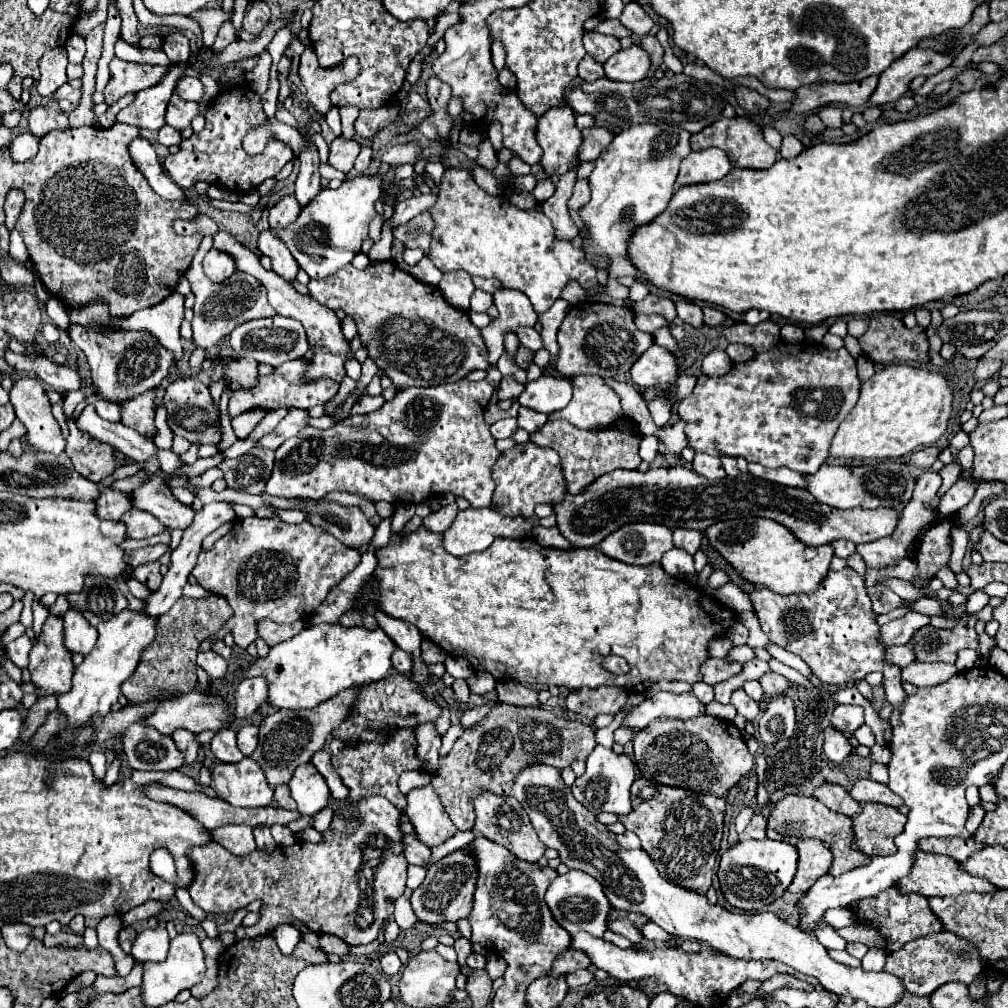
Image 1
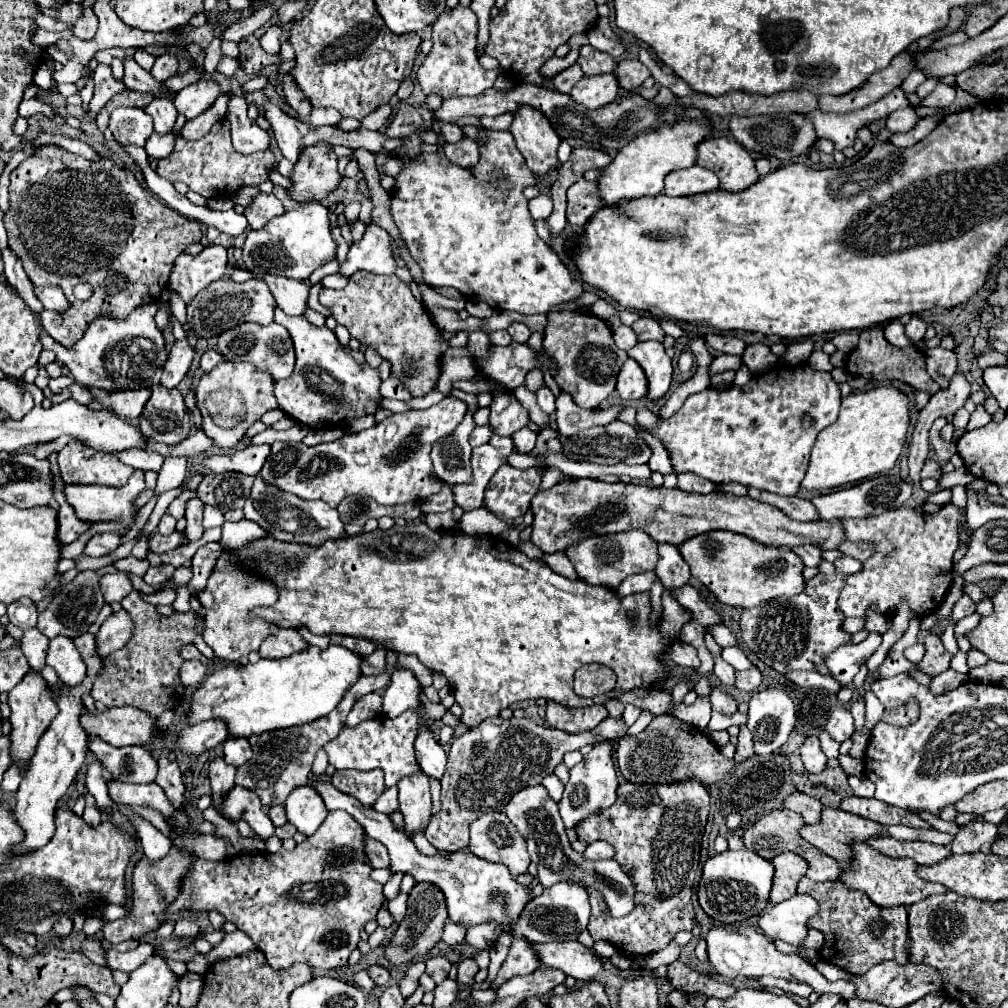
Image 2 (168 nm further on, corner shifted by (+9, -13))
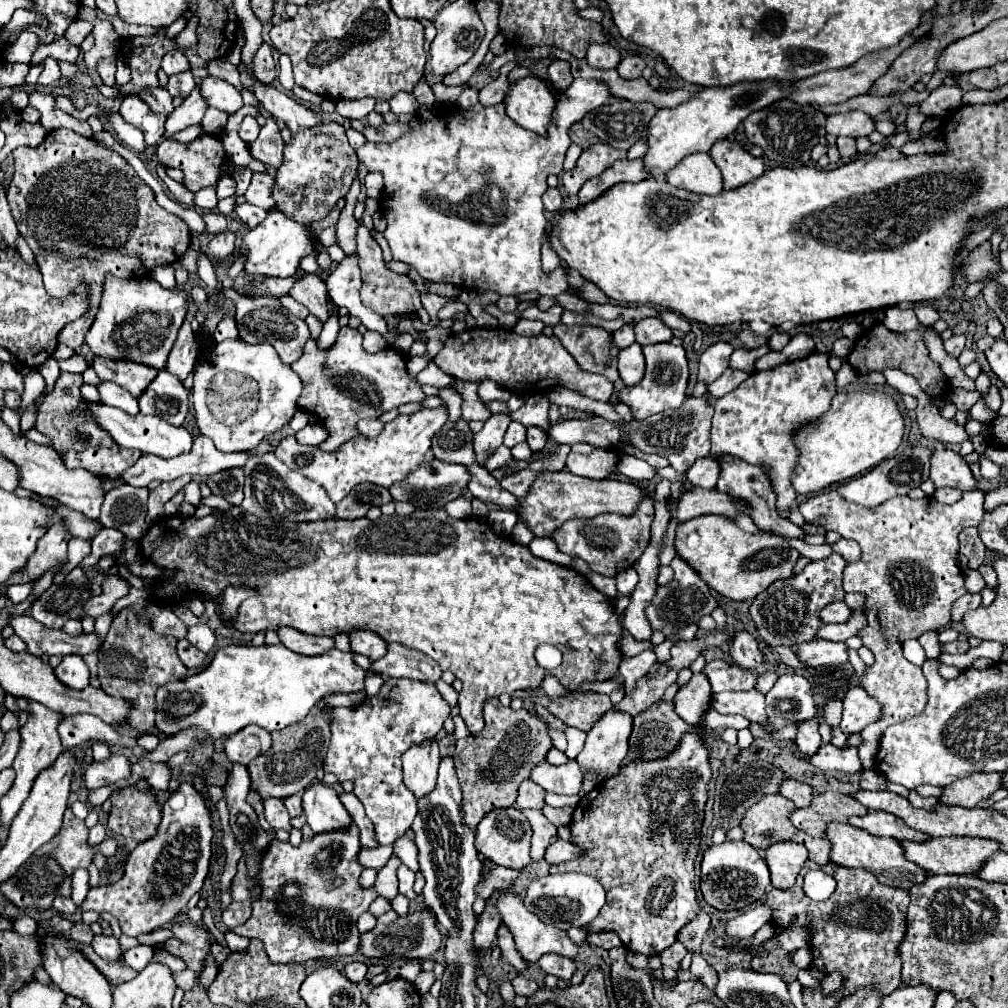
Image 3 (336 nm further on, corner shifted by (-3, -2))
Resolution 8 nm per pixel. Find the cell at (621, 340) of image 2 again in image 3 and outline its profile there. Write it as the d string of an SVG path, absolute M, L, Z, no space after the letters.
M624 325L622 329L614 331L614 341L616 341L616 345L618 345L620 349L630 347L630 345L636 341L636 333L634 333L632 325Z

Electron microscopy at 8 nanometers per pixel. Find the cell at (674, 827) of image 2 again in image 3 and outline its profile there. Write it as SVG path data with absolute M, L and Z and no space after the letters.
M684 735L680 749L660 761L632 761L620 769L612 781L596 787L584 801L580 801L580 811L576 807L574 819L570 823L572 839L578 847L588 853L582 859L566 861L550 867L550 873L580 871L592 875L606 889L606 905L600 909L596 921L586 927L594 931L614 931L622 943L642 955L660 955L666 947L676 941L678 931L698 917L700 905L696 899L696 855L700 845L700 827L704 821L704 805L708 799L708 785L712 779L708 749L696 735Z

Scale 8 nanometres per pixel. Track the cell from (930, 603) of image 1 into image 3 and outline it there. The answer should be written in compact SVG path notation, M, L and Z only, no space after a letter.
M842 601L842 603L830 603L820 611L820 617L824 623L844 623L852 617L852 609Z

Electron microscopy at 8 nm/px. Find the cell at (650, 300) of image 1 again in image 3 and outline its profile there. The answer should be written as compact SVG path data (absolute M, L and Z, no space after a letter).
M646 317L634 325L636 331L636 343L640 345L650 345L650 343L664 343L672 341L672 329L664 325L662 319L658 317Z

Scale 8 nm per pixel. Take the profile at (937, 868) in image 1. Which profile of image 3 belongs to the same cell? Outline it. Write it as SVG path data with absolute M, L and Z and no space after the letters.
M832 823L832 825L828 825L826 837L832 843L832 857L830 857L832 863L848 867L848 869L854 869L854 867L868 869L870 873L876 875L876 879L882 885L898 887L898 889L906 889L908 891L914 885L924 883L930 877L928 871L924 871L920 865L916 865L916 863L906 859L904 847L902 847L902 843L898 839L876 837L876 835L870 835L868 831L864 831L860 827L852 827L852 825L846 825L846 823Z

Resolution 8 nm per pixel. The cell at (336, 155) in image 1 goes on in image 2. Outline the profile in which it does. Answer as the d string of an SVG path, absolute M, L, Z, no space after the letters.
M314 144L312 148L304 148L304 152L300 152L300 162L296 162L294 170L290 172L292 186L288 188L288 196L302 204L326 200L328 194L332 194L342 180L338 174L338 168L336 168L336 160L338 158L330 144Z

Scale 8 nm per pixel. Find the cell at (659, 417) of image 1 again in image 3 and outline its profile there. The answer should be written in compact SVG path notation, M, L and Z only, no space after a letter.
M718 341L714 345L710 345L698 361L698 381L710 385L714 383L726 369L728 369L728 359L732 355L734 347L730 343Z

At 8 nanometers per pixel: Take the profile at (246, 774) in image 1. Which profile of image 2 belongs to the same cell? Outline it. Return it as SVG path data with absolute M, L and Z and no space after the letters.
M234 786L232 792L228 792L228 796L222 802L222 812L228 814L234 822L244 818L252 826L256 836L260 836L262 840L274 834L274 824L268 818L268 808L260 804L256 792L248 792L246 788Z

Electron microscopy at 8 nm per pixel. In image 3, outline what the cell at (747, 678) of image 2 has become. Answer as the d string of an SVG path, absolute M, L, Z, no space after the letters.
M746 631L734 635L730 655L732 655L734 663L742 669L758 669L764 663L764 655L762 655L756 639Z

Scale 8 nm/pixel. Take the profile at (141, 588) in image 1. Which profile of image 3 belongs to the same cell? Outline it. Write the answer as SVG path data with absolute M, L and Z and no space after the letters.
M105 613L100 617L96 618L94 632L98 633L98 636L100 637L100 639L102 639L102 641L104 640L109 630L109 627L112 623L113 618L114 616L111 613Z

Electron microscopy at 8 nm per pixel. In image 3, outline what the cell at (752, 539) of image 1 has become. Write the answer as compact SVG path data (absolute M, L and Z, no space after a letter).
M720 515L696 517L696 521L678 525L674 547L712 589L734 601L754 599L774 581L792 577L794 565L800 559L800 553L784 537L742 531L732 519Z

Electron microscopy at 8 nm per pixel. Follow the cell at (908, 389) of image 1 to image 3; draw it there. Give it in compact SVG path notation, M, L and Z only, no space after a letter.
M842 391L832 399L830 411L810 429L800 429L800 465L792 475L796 493L816 493L832 483L860 475L894 455L904 435L904 417L892 395L882 391Z

